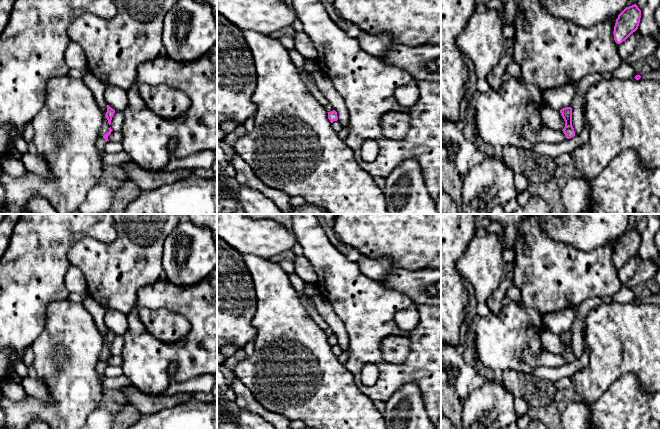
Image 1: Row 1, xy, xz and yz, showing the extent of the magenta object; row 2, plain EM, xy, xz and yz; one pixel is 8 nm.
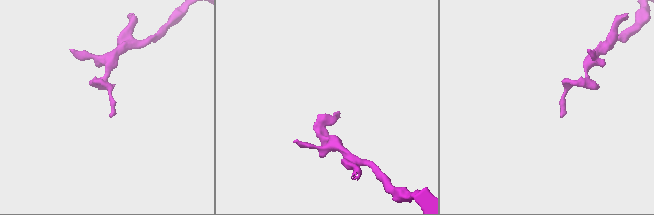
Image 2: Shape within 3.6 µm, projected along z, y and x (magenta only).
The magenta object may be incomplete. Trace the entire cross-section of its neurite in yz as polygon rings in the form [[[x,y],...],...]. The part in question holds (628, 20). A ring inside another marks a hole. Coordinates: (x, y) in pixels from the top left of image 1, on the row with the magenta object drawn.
[[[636,4],[626,7],[618,15],[614,26],[614,40],[617,44],[621,44],[638,29],[640,18],[641,10]]]

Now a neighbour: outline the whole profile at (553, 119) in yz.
[[[543,106],[540,110],[540,117],[544,124],[553,130],[563,130],[565,121],[560,113],[560,110],[554,110],[548,106]]]

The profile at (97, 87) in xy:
[[[85,71],[85,74],[81,77],[83,82],[87,85],[87,87],[92,91],[97,105],[99,106],[102,114],[103,114],[103,124],[101,130],[99,132],[99,137],[103,137],[110,128],[107,118],[105,117],[107,112],[107,103],[104,99],[104,91],[106,85],[100,81],[96,76],[94,76],[90,71]]]

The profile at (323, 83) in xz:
[[[307,72],[308,77],[314,82],[317,89],[324,95],[328,103],[337,112],[338,121],[342,127],[349,126],[349,115],[345,101],[342,96],[337,92],[331,80],[321,72]]]

